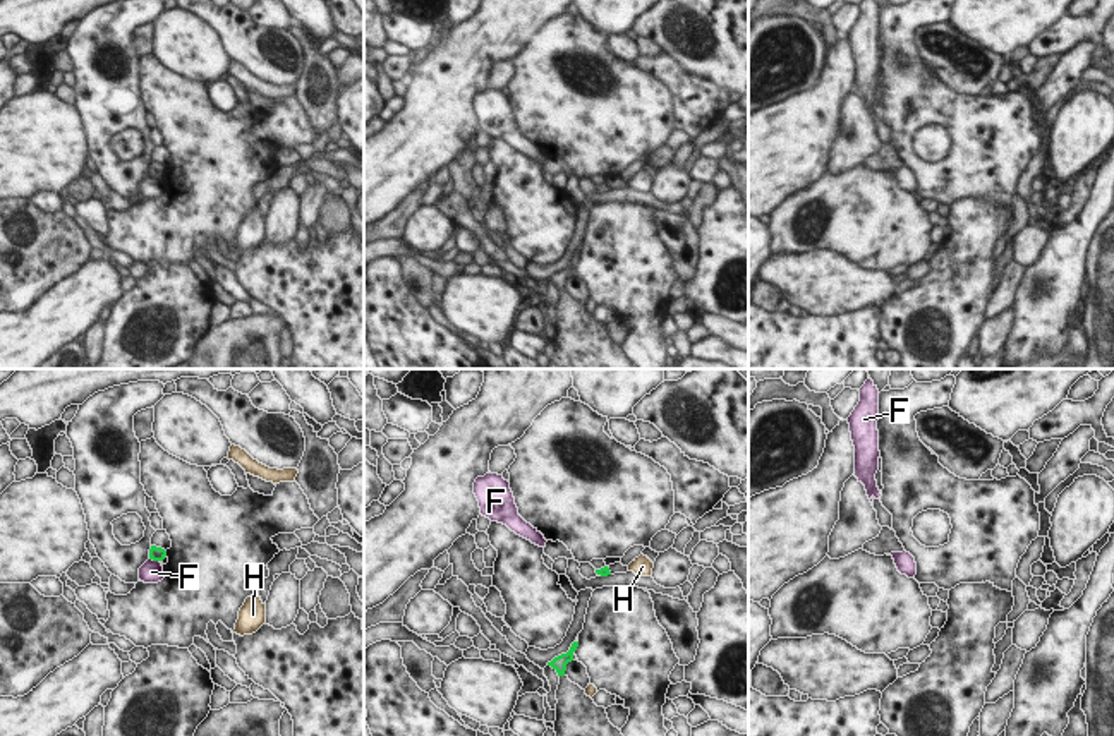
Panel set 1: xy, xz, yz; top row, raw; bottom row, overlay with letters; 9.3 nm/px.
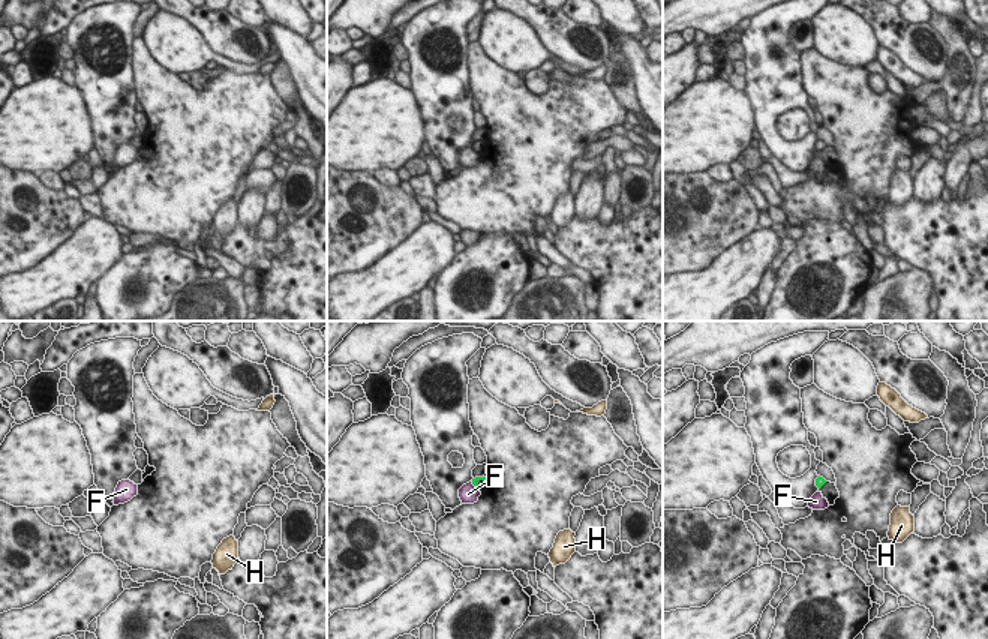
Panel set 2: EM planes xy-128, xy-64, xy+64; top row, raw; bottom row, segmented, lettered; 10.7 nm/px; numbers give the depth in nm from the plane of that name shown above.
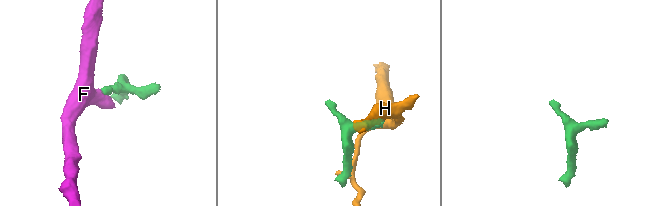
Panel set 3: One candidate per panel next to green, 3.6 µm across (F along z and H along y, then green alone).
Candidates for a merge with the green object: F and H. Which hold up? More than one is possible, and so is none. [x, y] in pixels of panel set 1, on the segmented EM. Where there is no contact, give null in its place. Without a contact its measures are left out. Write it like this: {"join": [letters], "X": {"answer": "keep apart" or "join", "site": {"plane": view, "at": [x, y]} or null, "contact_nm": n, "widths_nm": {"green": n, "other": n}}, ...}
{"join": [], "F": {"answer": "keep apart", "site": {"plane": "xy", "at": [155, 560]}, "contact_nm": 100, "widths_nm": {"green": 130, "other": 220}}, "H": {"answer": "keep apart", "site": {"plane": "xz", "at": [599, 573]}, "contact_nm": 50, "widths_nm": {"green": 90, "other": 30}}}

